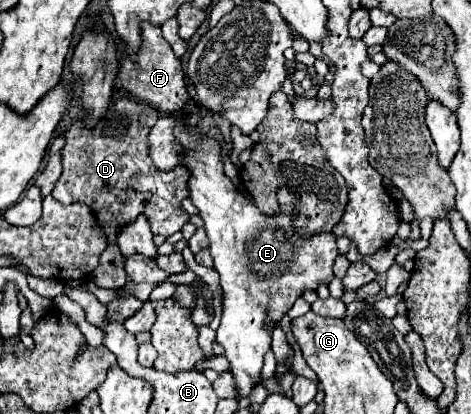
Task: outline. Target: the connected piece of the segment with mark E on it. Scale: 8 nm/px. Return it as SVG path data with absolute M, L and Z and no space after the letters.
M179 118L179 124L175 126L175 136L185 146L183 164L189 168L189 194L191 202L199 208L199 214L205 222L205 232L211 242L211 256L213 256L213 268L221 276L221 288L223 288L223 316L221 324L217 328L217 342L225 348L225 356L231 362L231 374L235 376L239 398L249 396L255 382L259 380L259 372L263 368L263 356L271 348L271 334L265 326L265 320L271 318L271 322L279 322L295 304L295 300L305 290L317 290L321 284L329 284L333 280L333 262L337 258L337 244L335 234L313 234L309 238L303 238L295 230L295 206L299 198L287 190L281 188L277 192L279 196L279 214L267 216L261 210L253 206L251 200L247 200L235 184L225 176L223 162L221 162L221 144L211 138L201 138L195 126L189 126L185 118Z

